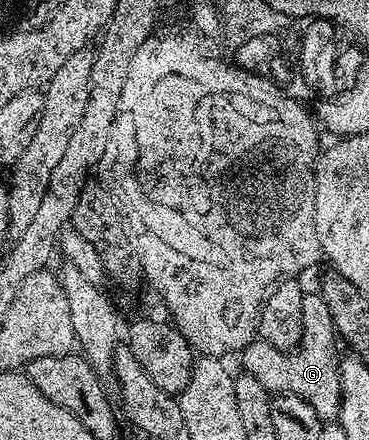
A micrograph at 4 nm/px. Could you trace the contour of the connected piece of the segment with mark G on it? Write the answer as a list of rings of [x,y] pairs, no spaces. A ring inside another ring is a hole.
[[[307,293],[303,296],[303,342],[294,351],[282,351],[262,341],[253,342],[241,352],[242,370],[257,377],[257,381],[261,381],[267,391],[275,395],[301,397],[301,401],[309,401],[309,405],[317,409],[322,419],[335,421],[339,418],[343,404],[339,376],[341,350],[338,346],[340,344],[337,342],[335,322],[329,313],[329,305],[325,305],[319,294]]]

